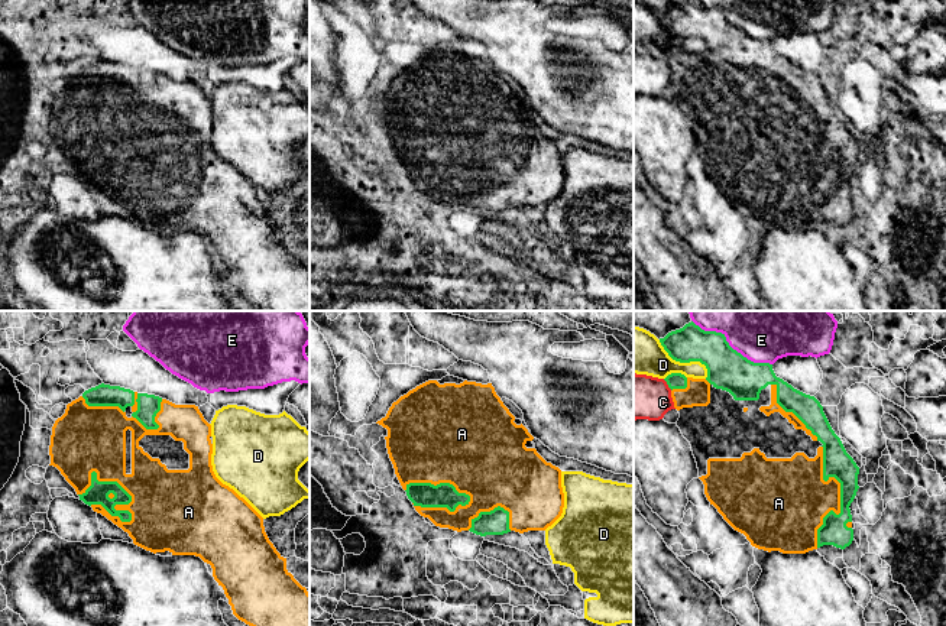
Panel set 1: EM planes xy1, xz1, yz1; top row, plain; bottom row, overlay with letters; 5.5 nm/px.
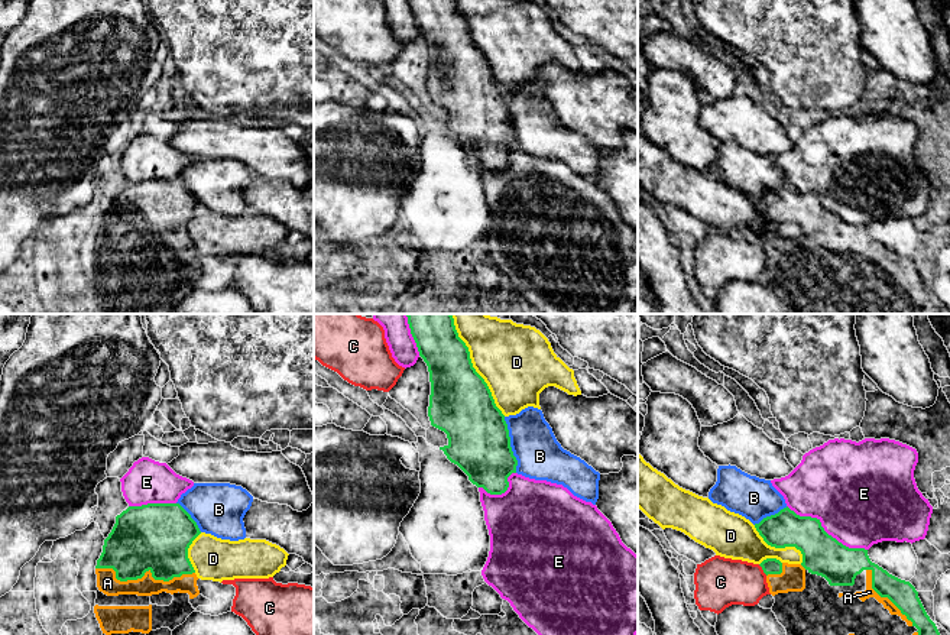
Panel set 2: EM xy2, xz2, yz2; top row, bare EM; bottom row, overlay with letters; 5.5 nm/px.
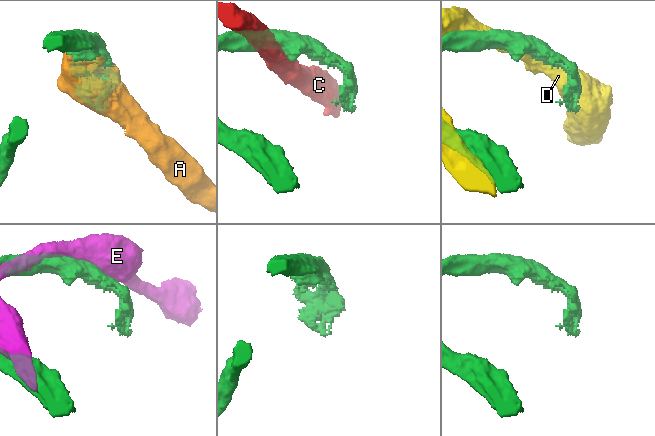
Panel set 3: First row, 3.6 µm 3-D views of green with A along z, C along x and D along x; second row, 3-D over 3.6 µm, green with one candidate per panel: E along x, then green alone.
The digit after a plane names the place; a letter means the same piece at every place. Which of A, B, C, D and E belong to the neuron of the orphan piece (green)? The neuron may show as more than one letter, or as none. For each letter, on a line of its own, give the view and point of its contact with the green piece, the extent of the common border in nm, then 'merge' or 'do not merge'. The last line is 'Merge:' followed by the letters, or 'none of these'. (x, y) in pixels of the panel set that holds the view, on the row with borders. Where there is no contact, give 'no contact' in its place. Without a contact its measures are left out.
A: contact xy1 (130, 499); length 360 nm; merge
B: contact xz2 (509, 444); length 320 nm; do not merge
C: contact yz1 (667, 383); length 80 nm; do not merge
D: contact xz2 (472, 365); length 650 nm; do not merge
E: contact yz1 (729, 346); length 500 nm; do not merge
Merge: A

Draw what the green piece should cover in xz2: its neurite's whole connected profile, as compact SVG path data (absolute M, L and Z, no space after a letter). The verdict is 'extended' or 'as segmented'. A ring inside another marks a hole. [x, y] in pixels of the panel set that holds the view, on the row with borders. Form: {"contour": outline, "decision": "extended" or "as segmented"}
{"contour": "M406 314L419 356L428 366L431 395L428 417L431 425L444 431L448 444L440 447L468 480L490 495L508 490L508 477L516 473L518 460L510 447L505 415L496 406L484 379L473 367L470 351L458 337L451 314Z", "decision": "as segmented"}

